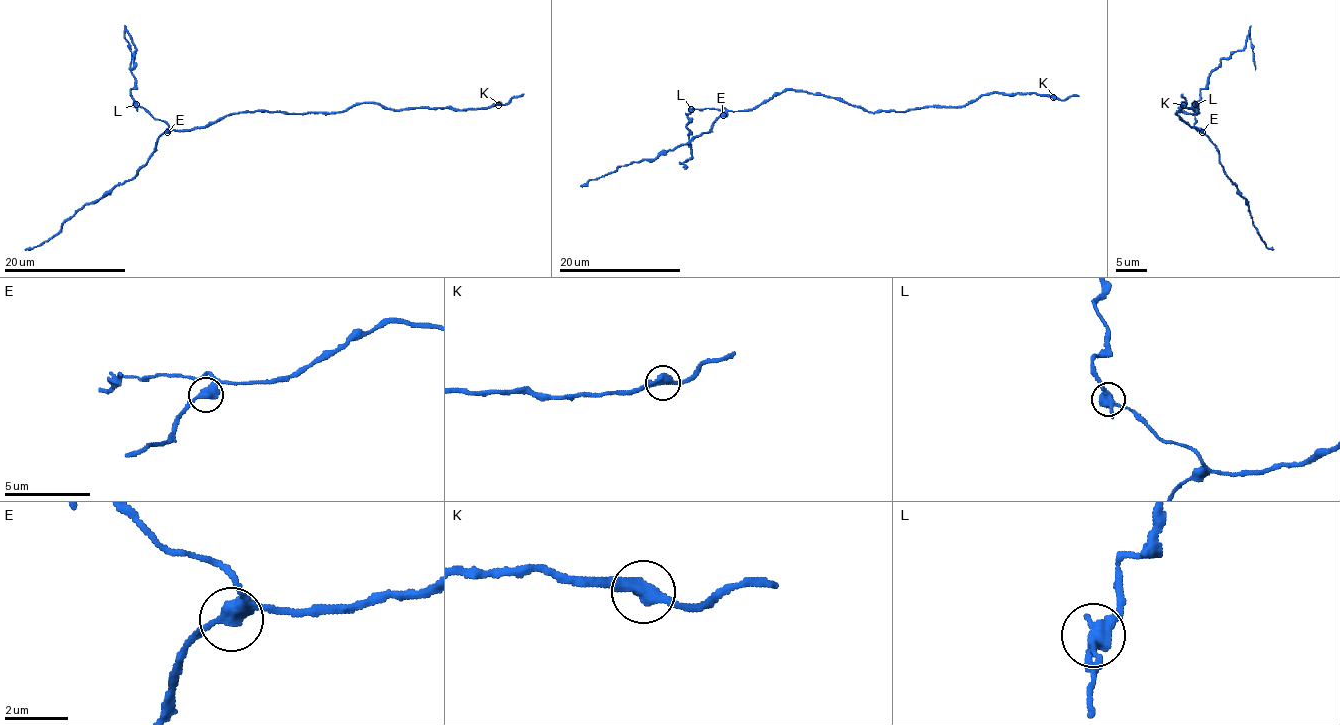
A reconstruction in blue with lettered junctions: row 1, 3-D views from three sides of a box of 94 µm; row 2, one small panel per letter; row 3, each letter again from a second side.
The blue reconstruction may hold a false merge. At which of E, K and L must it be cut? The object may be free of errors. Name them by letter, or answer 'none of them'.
L

